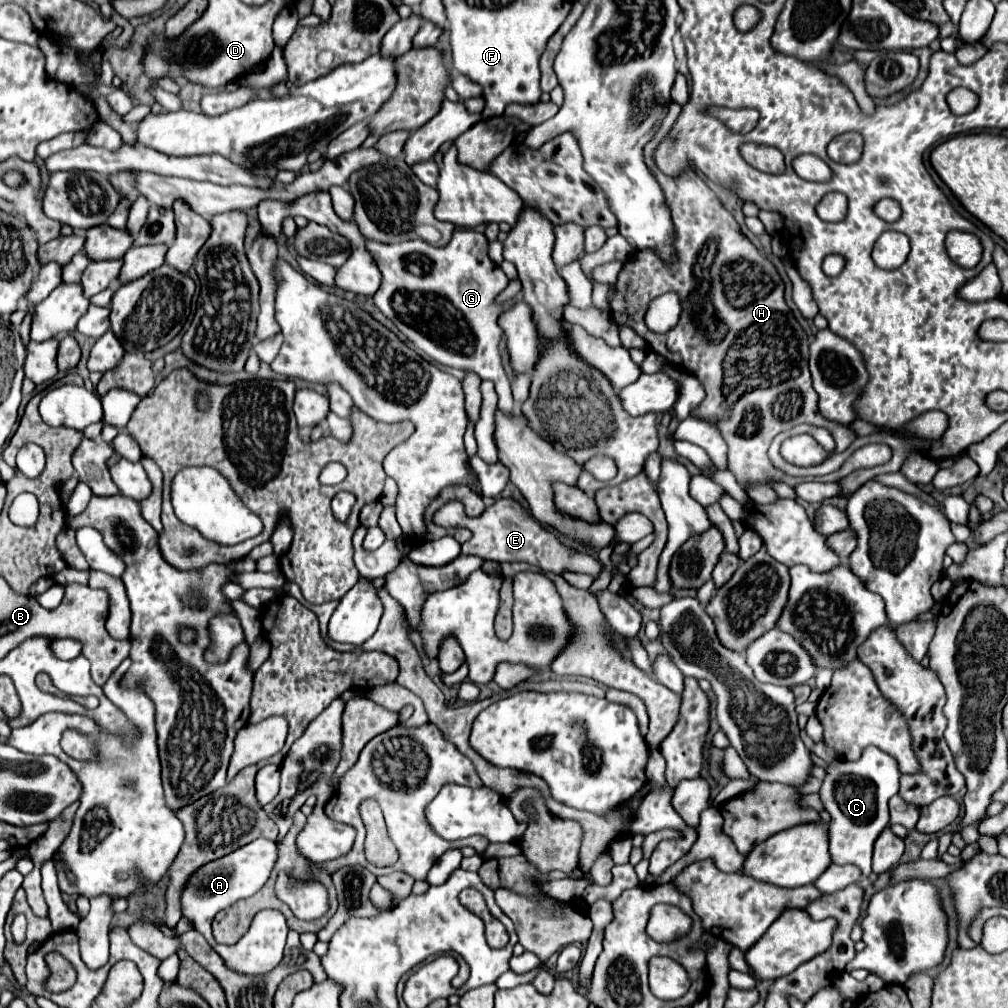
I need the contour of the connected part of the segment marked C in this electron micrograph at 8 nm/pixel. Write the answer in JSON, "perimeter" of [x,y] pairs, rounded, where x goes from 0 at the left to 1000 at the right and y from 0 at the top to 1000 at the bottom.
{"perimeter":[[[859,741],[859,745],[855,745],[855,751],[849,755],[829,753],[819,761],[813,793],[817,797],[817,803],[823,807],[821,834],[827,856],[845,856],[855,864],[857,870],[865,866],[865,838],[883,814],[881,795],[891,787],[891,773],[891,757],[869,741]]]}

